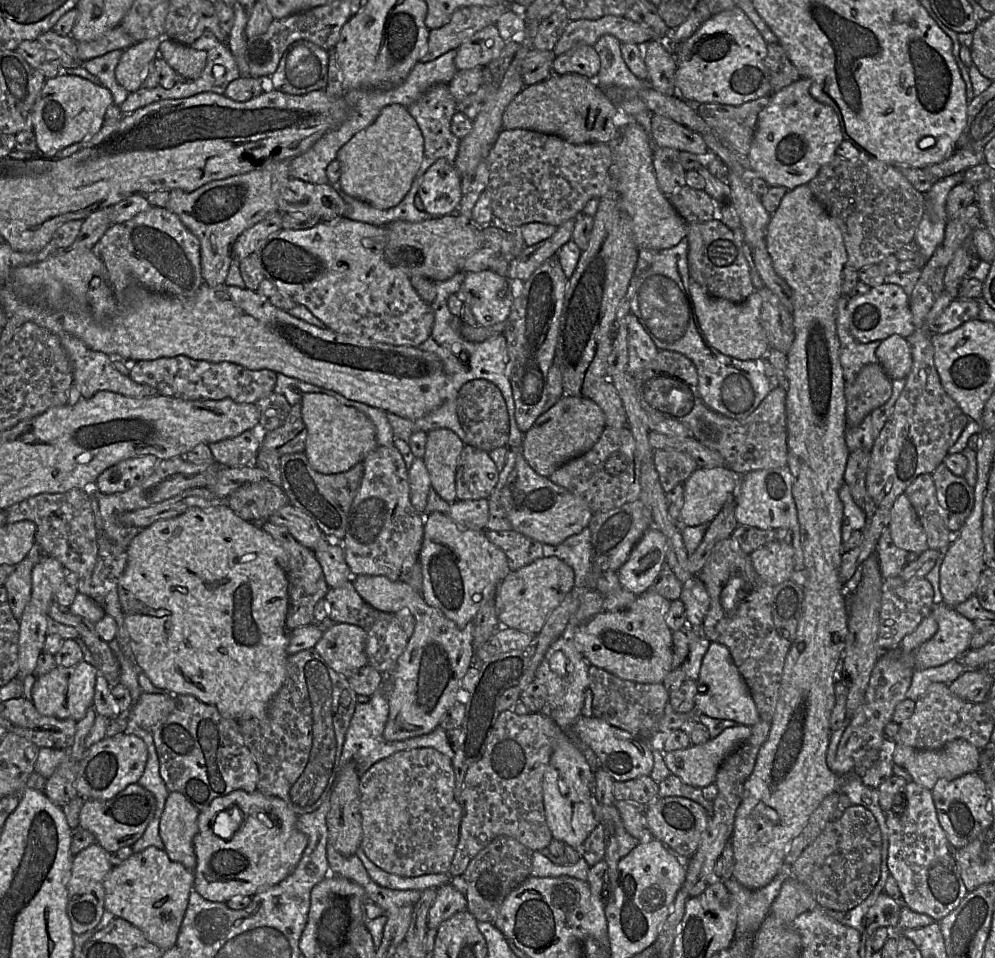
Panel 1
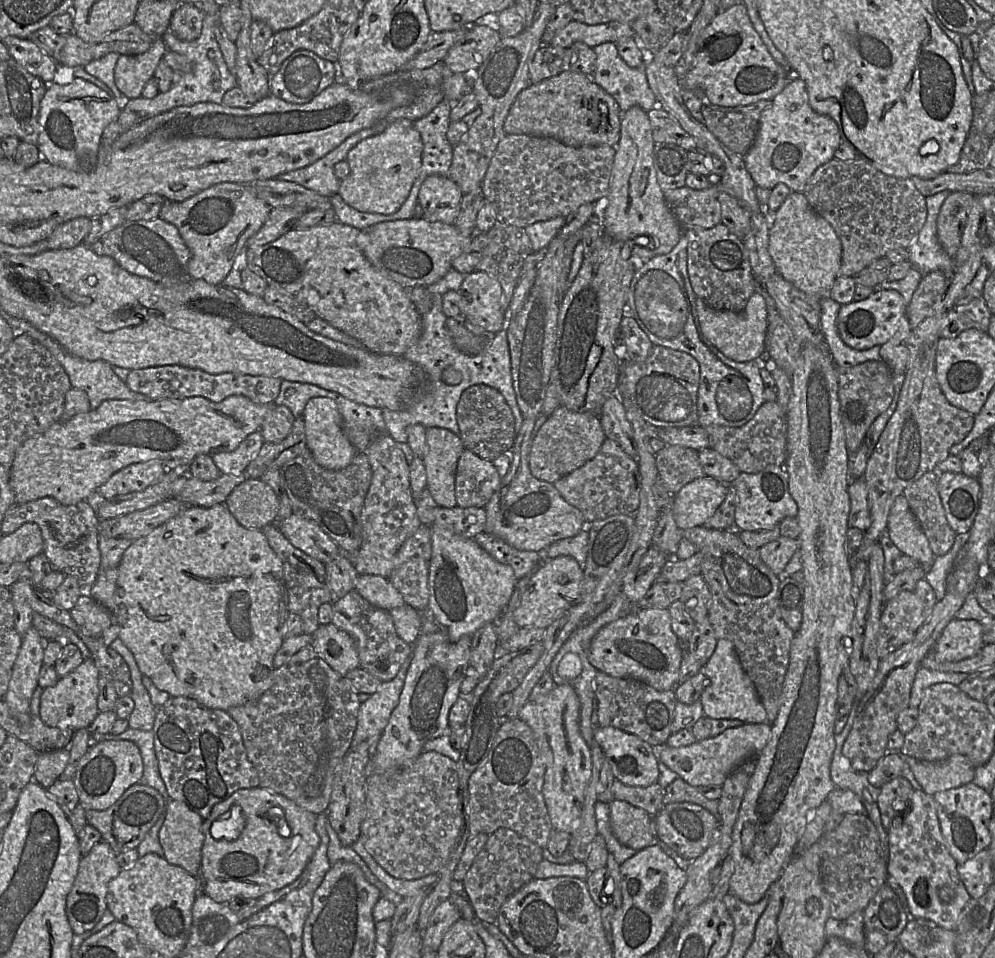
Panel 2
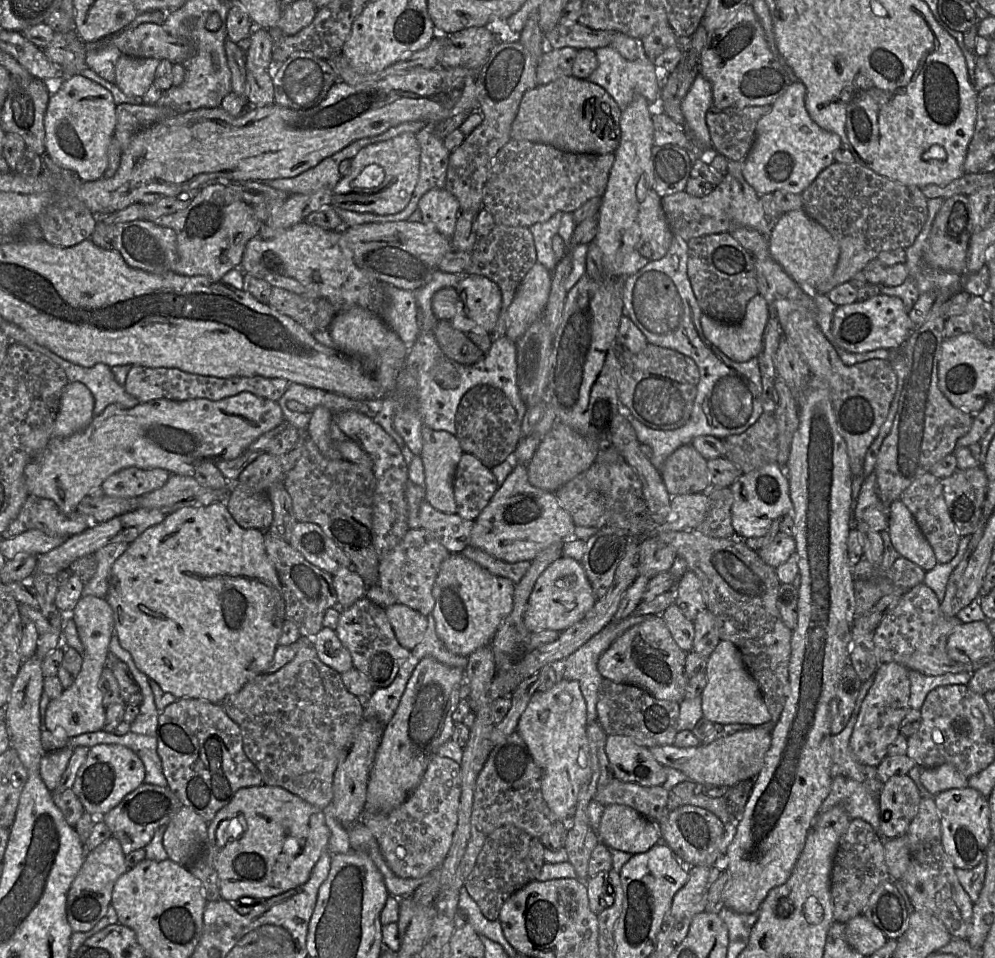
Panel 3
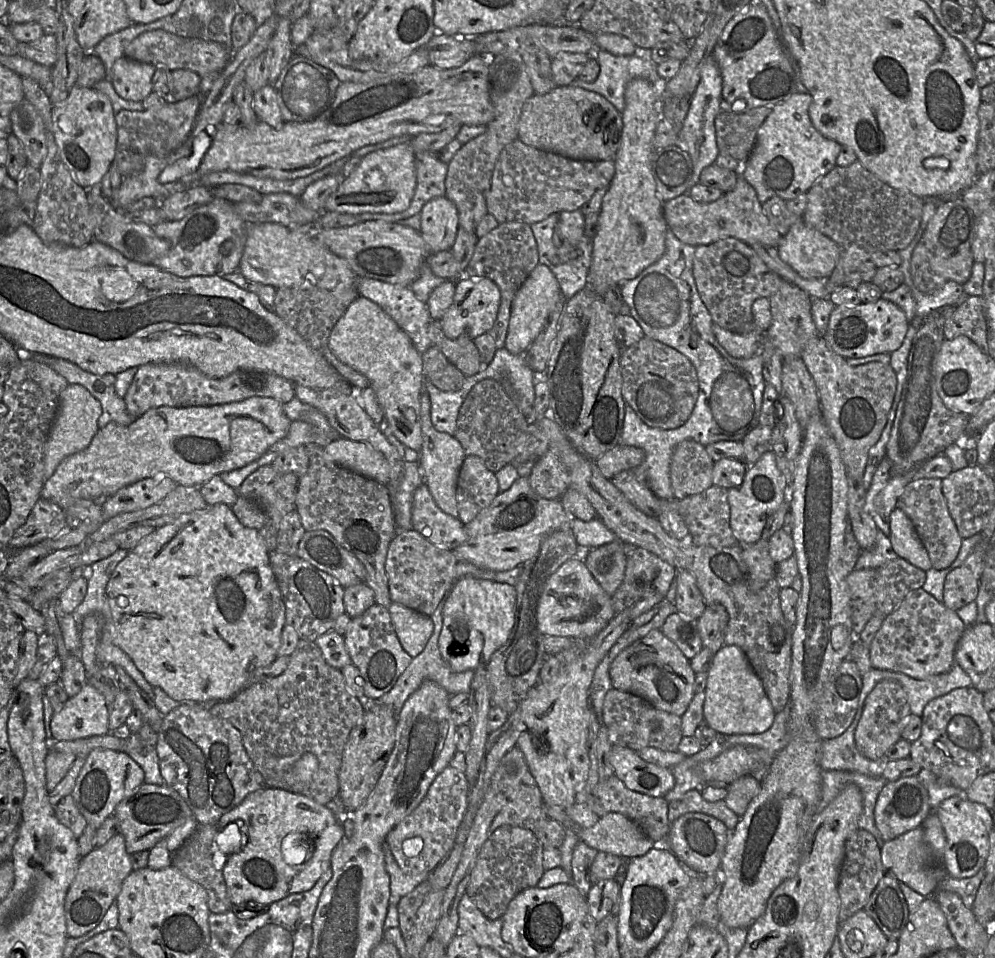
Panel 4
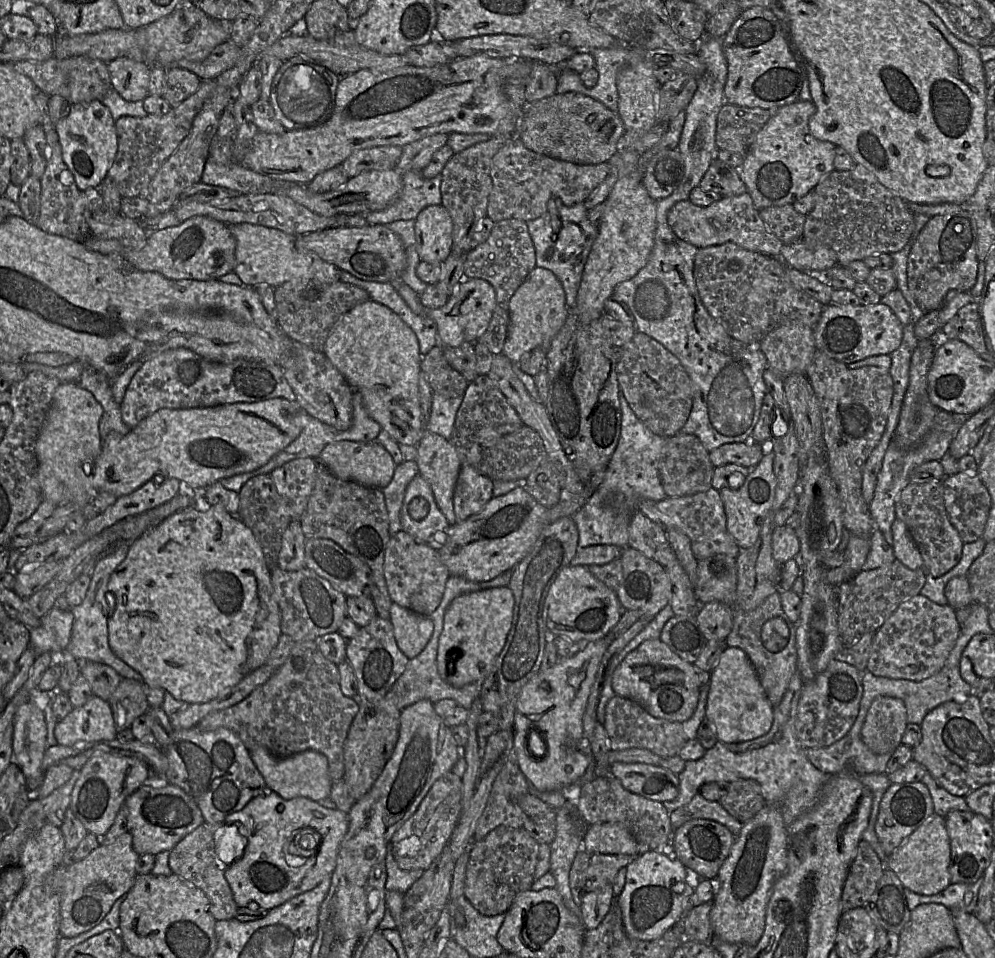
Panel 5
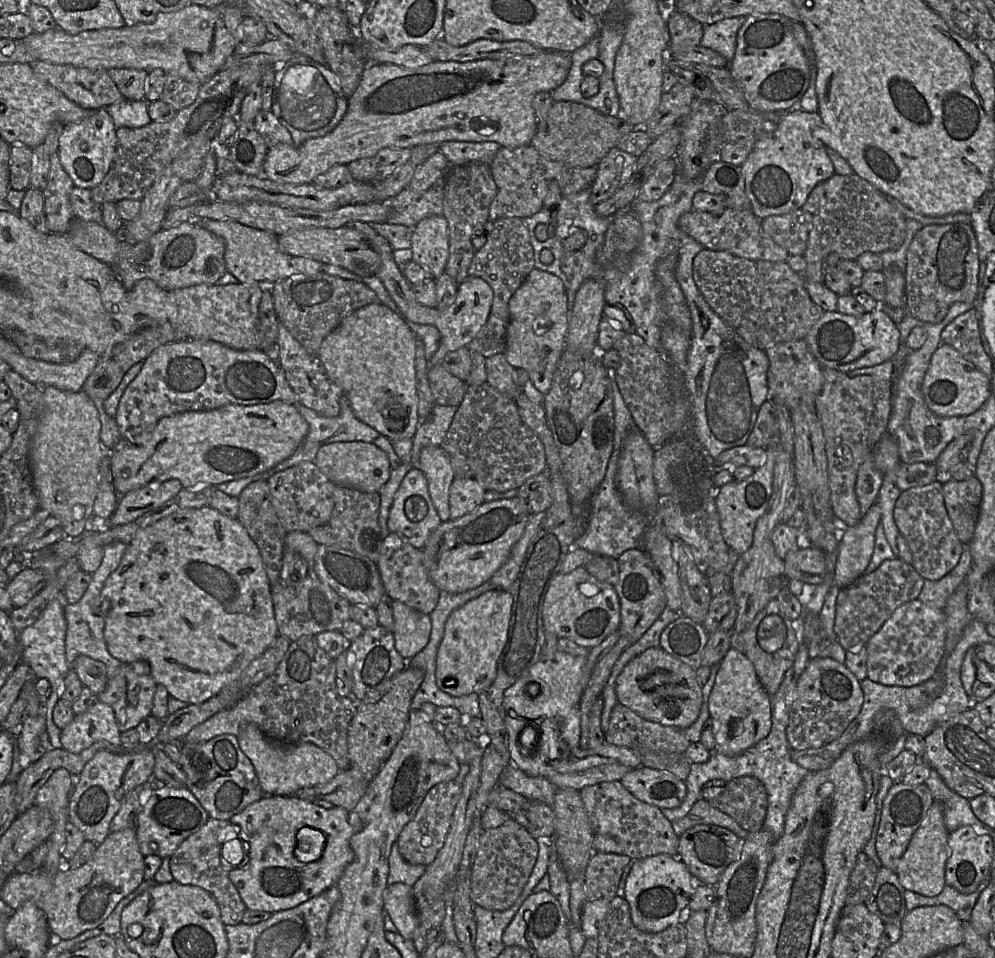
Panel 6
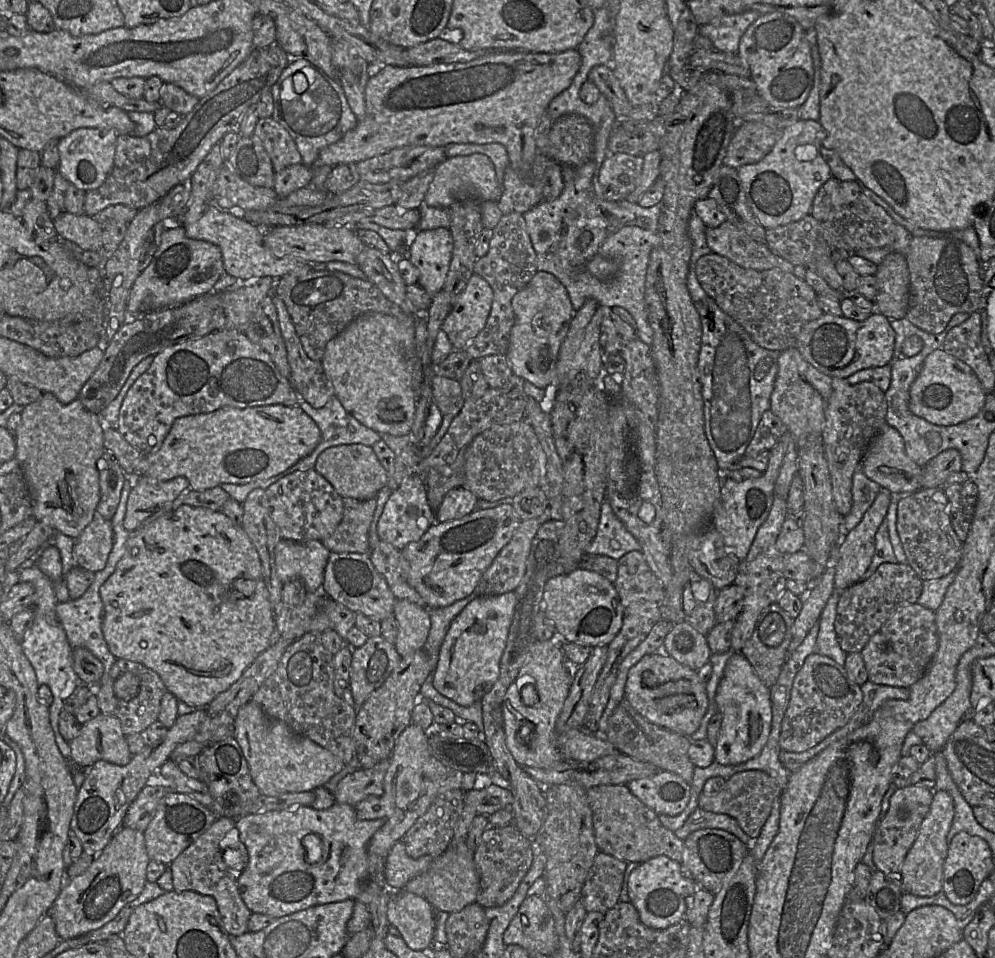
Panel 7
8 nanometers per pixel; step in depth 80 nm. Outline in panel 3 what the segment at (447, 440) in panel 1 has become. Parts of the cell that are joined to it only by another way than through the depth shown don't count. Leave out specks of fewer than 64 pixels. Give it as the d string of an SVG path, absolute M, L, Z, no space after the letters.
M422 423L422 459L425 474L426 500L437 510L453 514L457 513L454 497L454 477L459 460L464 453L456 435L447 431L433 430Z

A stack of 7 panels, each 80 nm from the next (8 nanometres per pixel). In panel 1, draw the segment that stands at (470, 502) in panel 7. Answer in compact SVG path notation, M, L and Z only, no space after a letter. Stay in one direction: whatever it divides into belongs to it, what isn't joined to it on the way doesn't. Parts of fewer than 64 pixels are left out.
M464 445L456 467L457 500L488 499L498 479L499 472L489 454Z

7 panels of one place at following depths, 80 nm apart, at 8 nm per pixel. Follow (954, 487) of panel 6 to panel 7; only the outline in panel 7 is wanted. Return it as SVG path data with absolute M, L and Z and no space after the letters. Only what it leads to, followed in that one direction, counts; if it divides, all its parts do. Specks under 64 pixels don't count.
M971 479L966 483L945 485L948 499L947 514L952 527L961 542L968 536L978 499L978 487Z

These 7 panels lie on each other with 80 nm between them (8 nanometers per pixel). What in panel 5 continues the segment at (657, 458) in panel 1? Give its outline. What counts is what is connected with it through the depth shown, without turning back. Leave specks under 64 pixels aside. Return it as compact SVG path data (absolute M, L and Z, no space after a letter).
M681 434L669 438L659 463L662 487L667 497L681 497L704 492L712 487L714 466L709 452L693 434Z

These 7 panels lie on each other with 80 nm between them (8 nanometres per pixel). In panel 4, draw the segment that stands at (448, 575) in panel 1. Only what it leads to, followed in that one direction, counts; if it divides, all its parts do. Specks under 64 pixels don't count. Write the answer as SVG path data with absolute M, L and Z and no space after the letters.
M464 576L456 580L443 604L443 626L438 646L442 658L454 672L474 671L487 665L492 654L508 639L514 625L514 586Z

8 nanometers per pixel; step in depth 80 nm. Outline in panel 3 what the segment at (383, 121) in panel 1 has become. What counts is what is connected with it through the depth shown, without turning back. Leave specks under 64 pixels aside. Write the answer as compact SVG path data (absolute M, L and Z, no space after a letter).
M412 132L370 144L352 159L351 171L333 189L331 206L358 213L391 215L408 205L420 171L420 145Z

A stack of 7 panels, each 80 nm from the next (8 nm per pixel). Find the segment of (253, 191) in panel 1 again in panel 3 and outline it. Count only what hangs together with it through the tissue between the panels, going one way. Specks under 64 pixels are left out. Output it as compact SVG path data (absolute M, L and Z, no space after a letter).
M218 181L216 183L205 185L202 188L200 188L199 194L192 200L192 202L186 209L176 212L174 214L162 216L161 218L154 221L157 225L171 228L176 233L178 259L172 270L176 274L184 275L184 276L200 276L201 275L201 276L206 276L213 281L221 281L222 277L227 272L229 272L230 270L234 268L239 268L246 244L252 238L256 237L259 234L261 235L261 229L263 227L263 223L261 223L255 216L254 207L244 202L242 198L240 197L240 195L227 185L227 182L247 182L247 181Z

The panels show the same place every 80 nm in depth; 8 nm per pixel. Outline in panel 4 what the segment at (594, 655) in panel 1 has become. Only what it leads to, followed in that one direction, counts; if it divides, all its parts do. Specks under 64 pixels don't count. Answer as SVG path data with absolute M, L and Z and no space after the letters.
M661 629L651 630L644 637L621 651L611 663L609 675L613 688L640 696L654 707L680 717L685 713L696 693L694 689L696 673L690 666L690 660L663 634Z

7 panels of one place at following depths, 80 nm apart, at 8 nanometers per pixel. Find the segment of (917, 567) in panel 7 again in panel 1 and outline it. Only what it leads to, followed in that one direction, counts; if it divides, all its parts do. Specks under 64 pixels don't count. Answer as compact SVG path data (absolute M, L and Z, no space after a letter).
M929 473L919 475L913 483L906 488L904 493L908 497L919 517L927 536L928 547L935 550L947 548L953 540L953 535L958 532L950 531L945 524L941 508L937 500L936 487L932 475Z

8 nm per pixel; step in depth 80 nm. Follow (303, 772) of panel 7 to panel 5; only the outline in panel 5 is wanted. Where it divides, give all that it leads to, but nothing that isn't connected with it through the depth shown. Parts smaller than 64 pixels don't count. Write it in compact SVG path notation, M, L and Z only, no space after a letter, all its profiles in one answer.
M263 746L249 749L249 754L269 791L277 793L282 798L306 797L318 802L329 797L332 782L325 755L314 750L306 750L286 758L278 758Z

